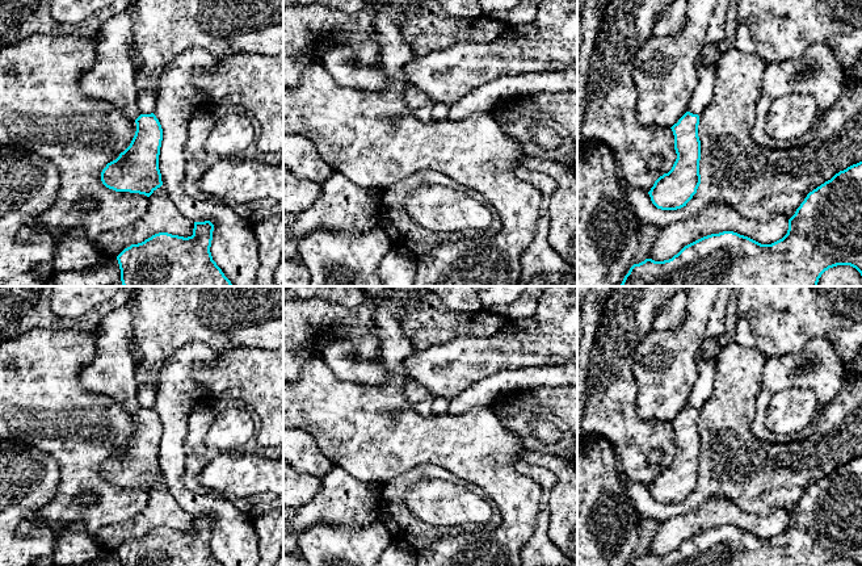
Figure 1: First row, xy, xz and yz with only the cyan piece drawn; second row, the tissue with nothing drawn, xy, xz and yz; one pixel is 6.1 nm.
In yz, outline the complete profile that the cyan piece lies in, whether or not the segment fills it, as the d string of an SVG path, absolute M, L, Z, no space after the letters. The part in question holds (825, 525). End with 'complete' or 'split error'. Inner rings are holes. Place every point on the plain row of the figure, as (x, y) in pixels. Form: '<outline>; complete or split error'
M862 456L840 465L810 486L789 513L787 528L771 538L761 538L733 525L723 525L685 540L669 554L646 553L634 558L628 566L825 566L837 559L850 559L862 566Z; complete

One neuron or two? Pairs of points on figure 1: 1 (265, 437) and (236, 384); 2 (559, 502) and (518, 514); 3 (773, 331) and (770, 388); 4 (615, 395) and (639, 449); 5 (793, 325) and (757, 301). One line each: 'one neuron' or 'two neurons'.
1: one neuron
2: two neurons
3: two neurons
4: one neuron
5: one neuron

